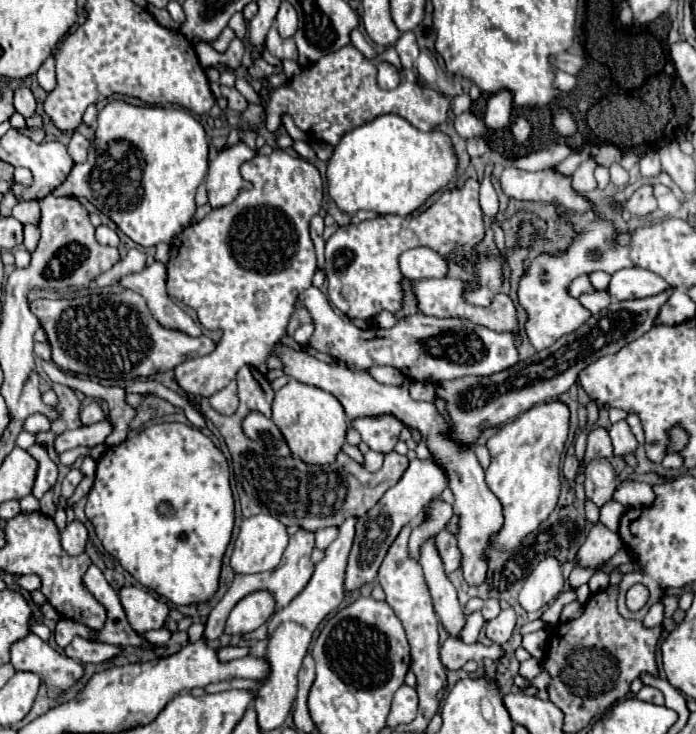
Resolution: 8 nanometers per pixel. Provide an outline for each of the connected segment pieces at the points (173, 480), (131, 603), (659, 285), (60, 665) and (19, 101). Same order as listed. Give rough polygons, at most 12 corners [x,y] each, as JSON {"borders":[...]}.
{"borders":[[[196,427],[96,461],[86,517],[174,605],[218,591],[234,499]],[[122,587],[120,603],[138,633],[162,629],[166,603],[138,587]],[[640,267],[612,275],[618,301],[652,297],[670,289],[662,277]],[[34,633],[12,647],[14,669],[38,673],[52,697],[82,677],[78,661]],[[24,83],[14,91],[14,107],[24,117],[34,115],[36,99]]]}

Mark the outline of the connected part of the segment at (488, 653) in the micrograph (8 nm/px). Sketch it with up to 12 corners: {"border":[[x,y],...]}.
{"border":[[448,637],[440,649],[446,669],[462,669],[470,659],[498,661],[504,655],[500,645],[466,645]]}

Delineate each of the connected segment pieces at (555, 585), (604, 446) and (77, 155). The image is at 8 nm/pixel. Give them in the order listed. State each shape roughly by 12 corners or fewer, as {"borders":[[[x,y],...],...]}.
{"borders":[[[548,557],[526,579],[520,605],[540,611],[562,593],[560,563]],[[594,427],[588,435],[584,465],[612,457],[608,431]],[[74,131],[68,153],[74,163],[86,161],[88,139]]]}

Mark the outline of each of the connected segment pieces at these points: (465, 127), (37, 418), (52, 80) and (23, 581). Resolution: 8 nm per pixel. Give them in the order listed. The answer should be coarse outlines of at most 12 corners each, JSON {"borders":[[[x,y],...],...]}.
{"borders":[[[472,113],[454,119],[462,139],[482,137],[486,125]],[[34,413],[26,419],[24,429],[34,435],[50,431],[50,421]],[[54,57],[38,69],[38,83],[44,91],[56,87]],[[38,575],[18,577],[18,585],[26,591],[42,587]]]}

